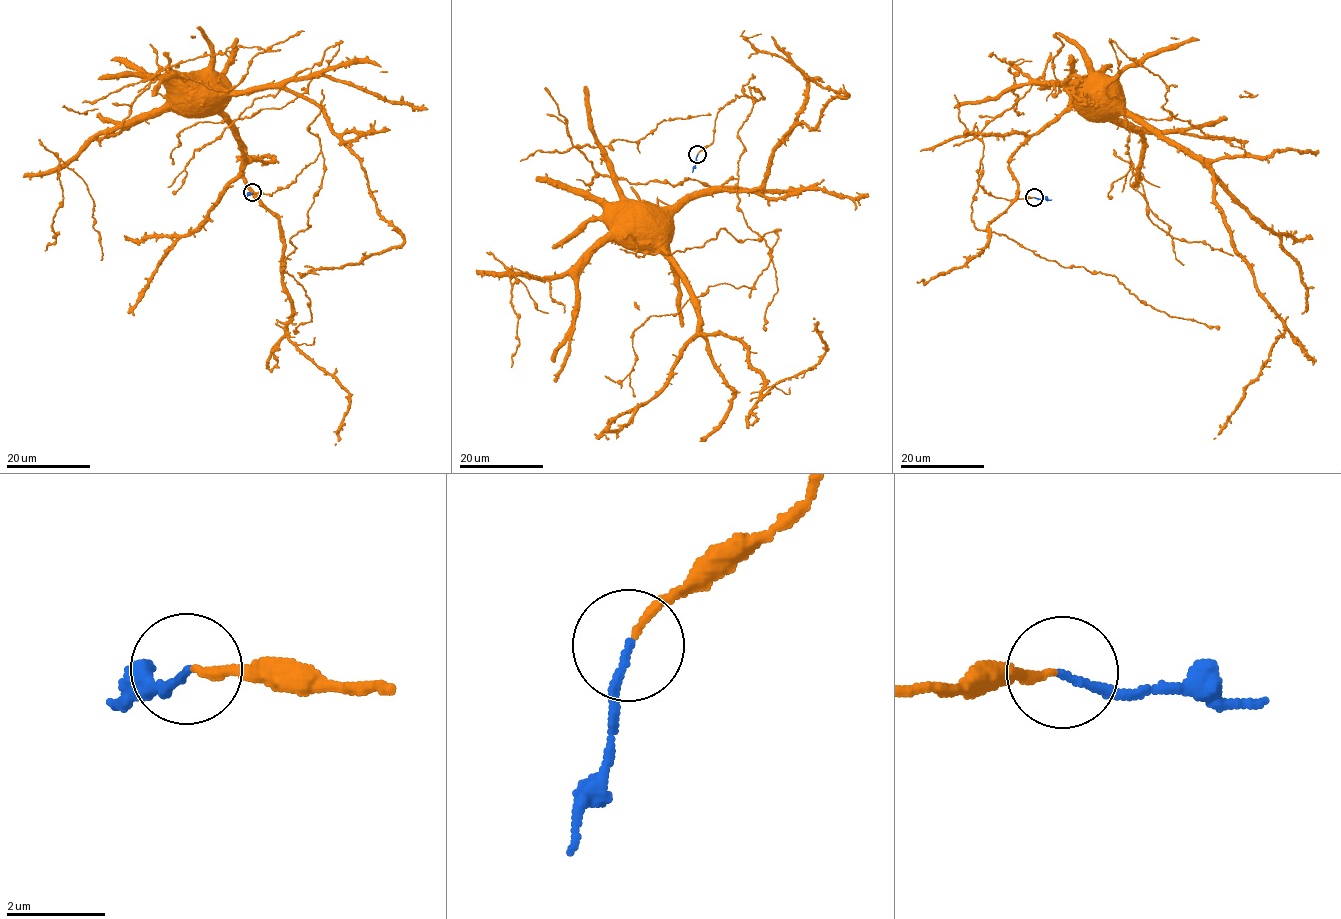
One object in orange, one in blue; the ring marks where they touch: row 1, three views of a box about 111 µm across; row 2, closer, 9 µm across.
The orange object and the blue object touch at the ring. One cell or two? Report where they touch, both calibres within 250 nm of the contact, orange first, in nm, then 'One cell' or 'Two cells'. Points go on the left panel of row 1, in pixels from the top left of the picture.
Place: (252, 192). Thickness 160 nm (orange) against 150 nm. One cell

